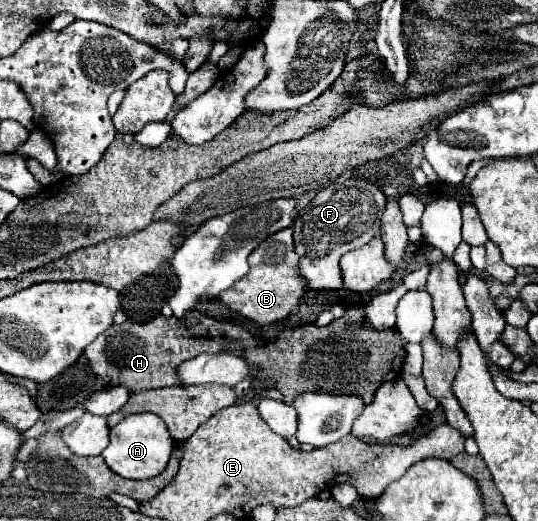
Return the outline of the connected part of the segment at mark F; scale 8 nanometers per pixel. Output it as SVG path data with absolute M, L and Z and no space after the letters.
M339 178L319 190L319 194L299 210L299 216L293 222L293 238L295 252L299 254L299 276L307 290L335 290L343 286L339 258L353 248L365 246L379 234L385 204L385 194L369 180Z

